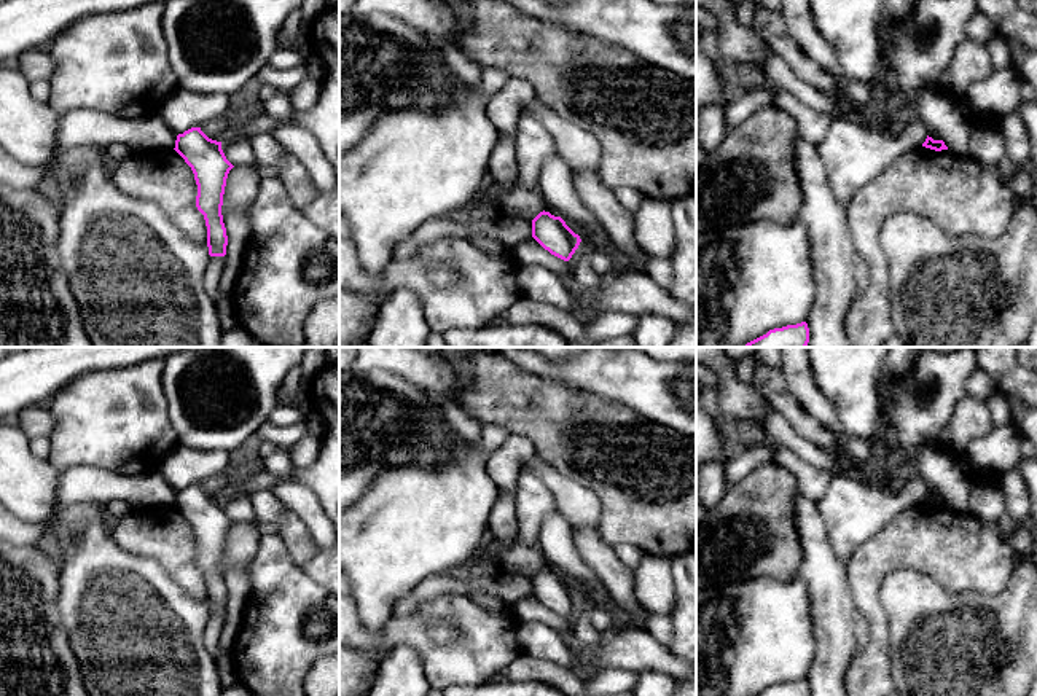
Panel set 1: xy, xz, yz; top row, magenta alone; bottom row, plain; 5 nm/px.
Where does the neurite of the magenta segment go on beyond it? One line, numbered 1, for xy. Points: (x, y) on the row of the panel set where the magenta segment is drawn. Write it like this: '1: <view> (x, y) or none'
1: none

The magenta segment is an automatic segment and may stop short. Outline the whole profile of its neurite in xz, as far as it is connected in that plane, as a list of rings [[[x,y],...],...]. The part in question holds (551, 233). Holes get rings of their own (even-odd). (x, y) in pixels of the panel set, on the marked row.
[[[540,212],[532,220],[532,237],[551,255],[569,261],[578,248],[581,239],[561,217],[550,212]]]

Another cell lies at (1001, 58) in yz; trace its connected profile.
[[[994,35],[986,43],[986,46],[989,49],[994,70],[1004,70],[1004,68],[1012,67],[1012,56],[1010,56],[1008,46],[1002,37]]]

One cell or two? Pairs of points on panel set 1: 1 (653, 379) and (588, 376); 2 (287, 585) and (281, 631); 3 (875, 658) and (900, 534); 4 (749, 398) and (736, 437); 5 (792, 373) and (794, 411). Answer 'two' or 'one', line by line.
1: one
2: one
3: one
4: two
5: two

